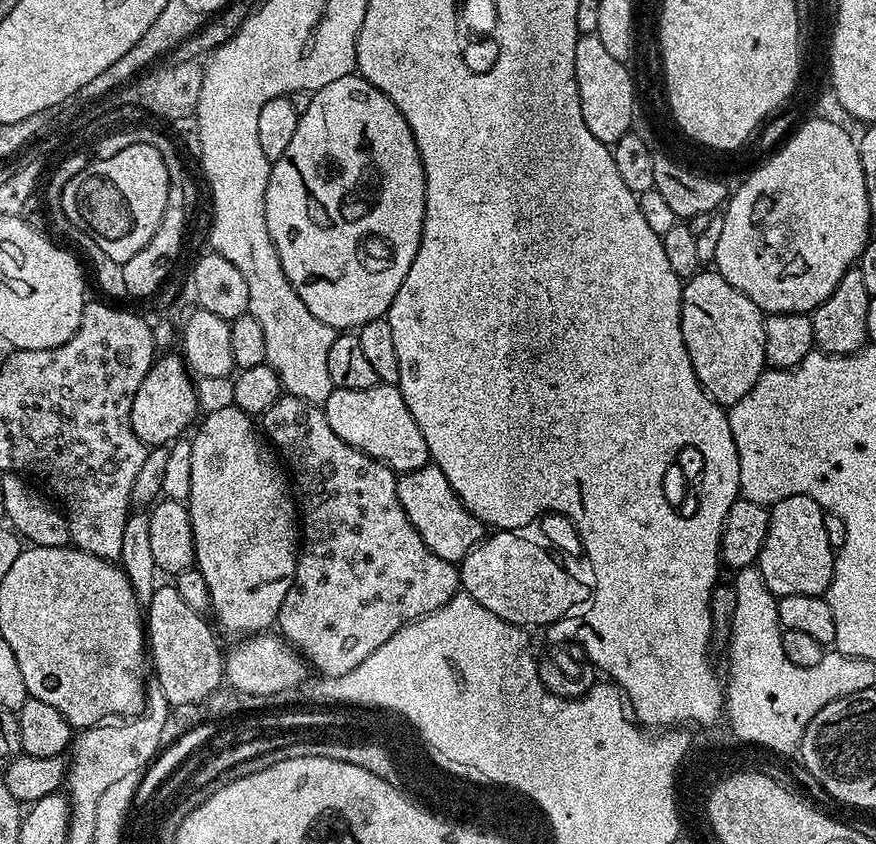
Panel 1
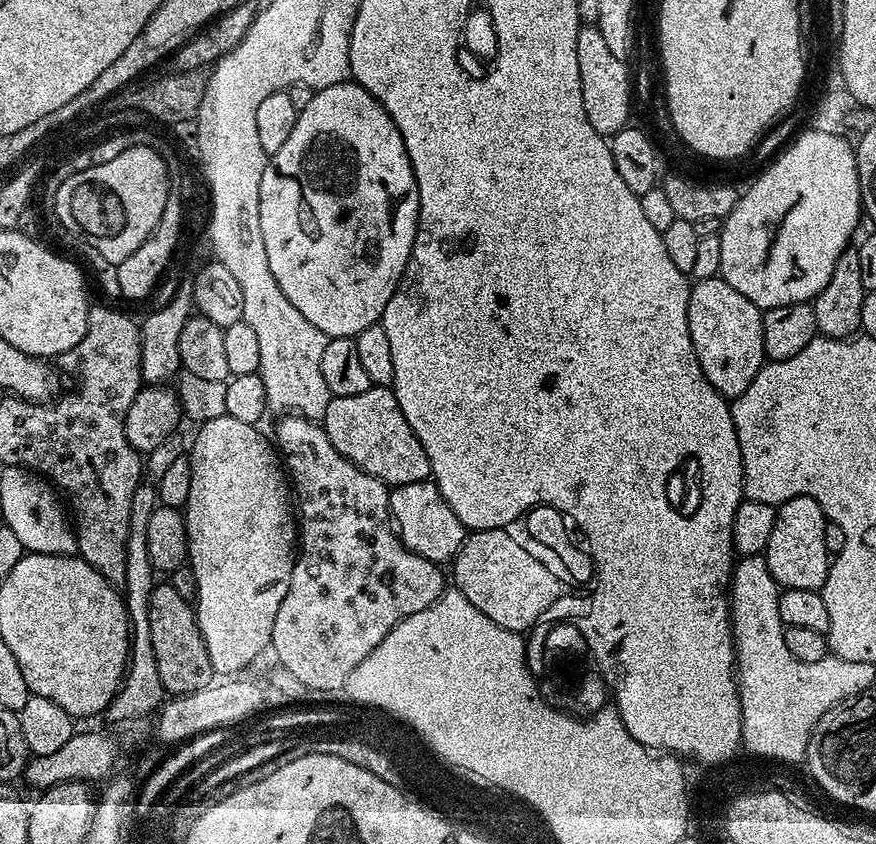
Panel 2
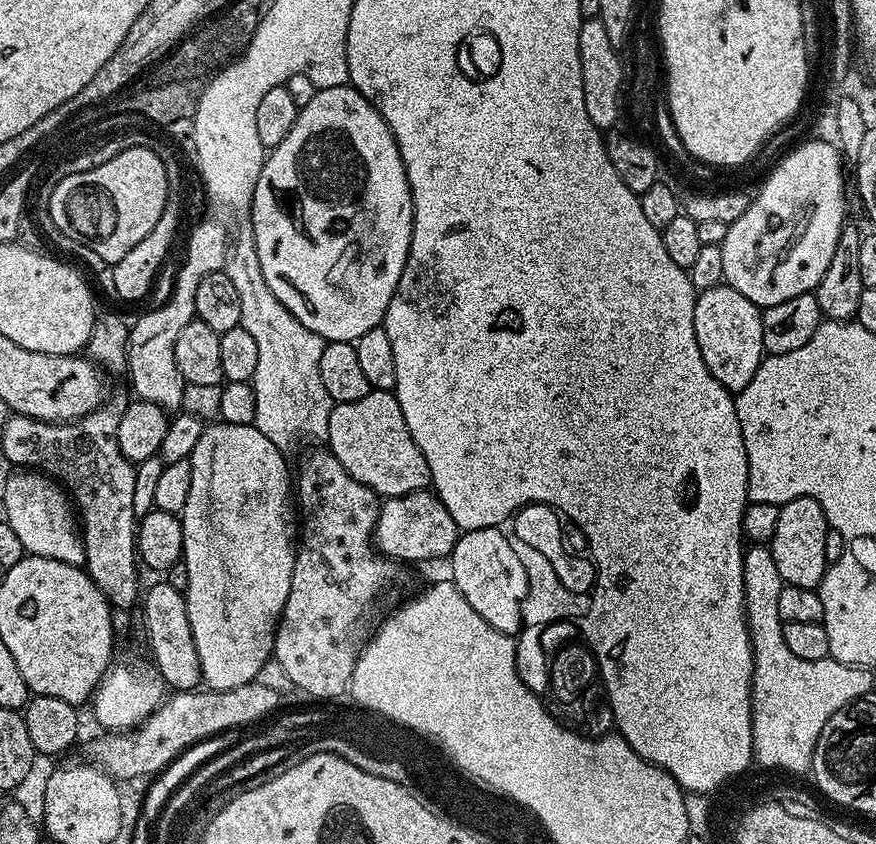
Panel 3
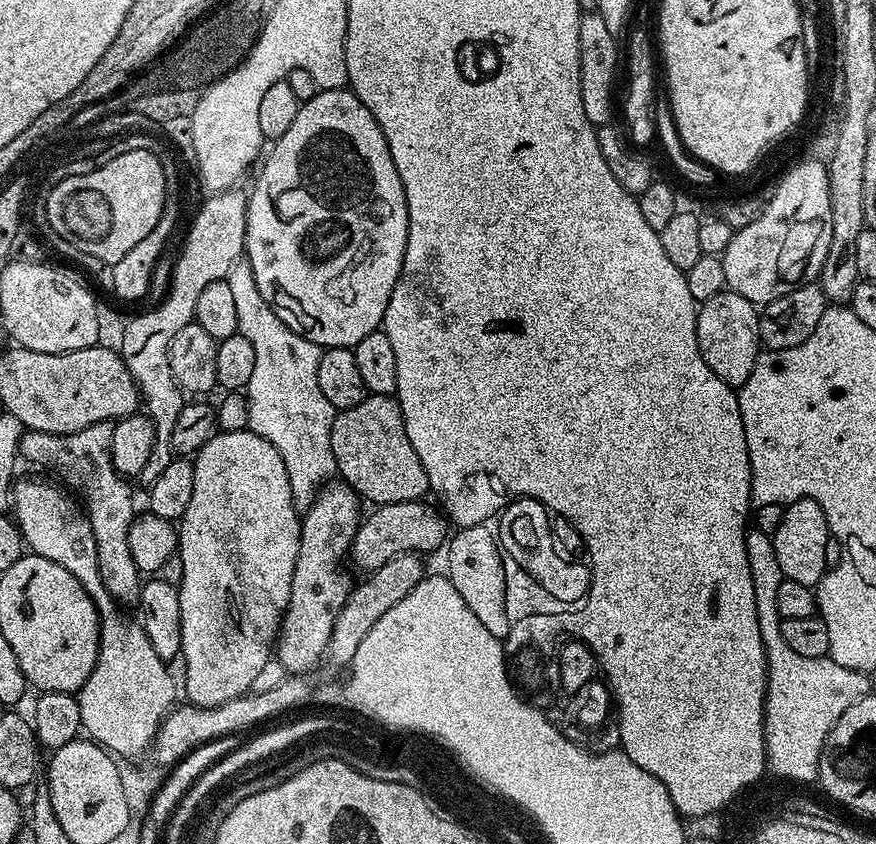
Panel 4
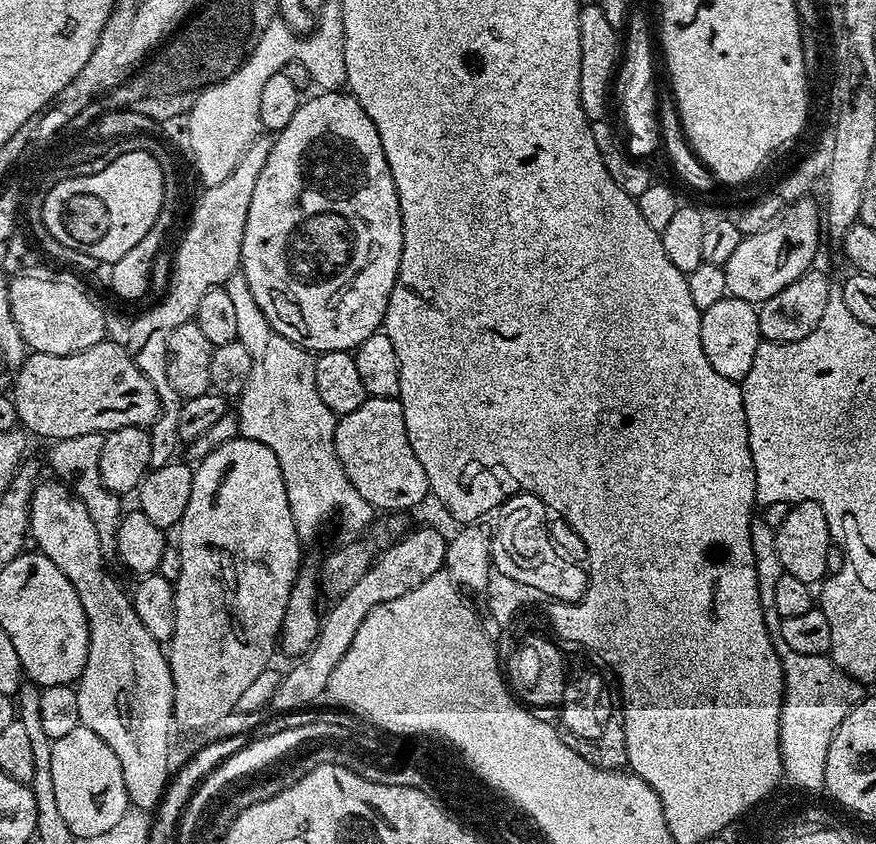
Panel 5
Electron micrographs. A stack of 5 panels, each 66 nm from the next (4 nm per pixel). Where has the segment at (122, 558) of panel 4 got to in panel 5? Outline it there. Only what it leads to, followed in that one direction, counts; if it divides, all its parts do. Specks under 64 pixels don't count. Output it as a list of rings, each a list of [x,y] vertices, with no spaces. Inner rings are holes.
[[[82,434],[78,438],[66,438],[55,441],[48,452],[48,464],[53,468],[55,475],[63,483],[72,489],[72,493],[88,507],[91,520],[94,521],[94,530],[98,530],[100,549],[105,554],[115,553],[116,535],[120,525],[122,507],[121,497],[115,492],[106,490],[100,473],[100,459],[102,458],[102,442],[104,436],[101,434]]]

